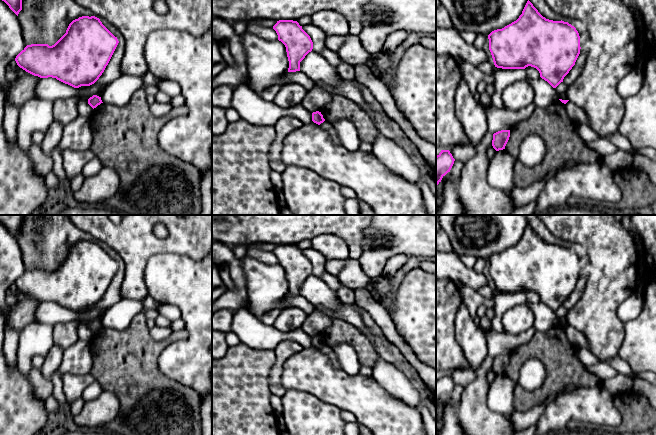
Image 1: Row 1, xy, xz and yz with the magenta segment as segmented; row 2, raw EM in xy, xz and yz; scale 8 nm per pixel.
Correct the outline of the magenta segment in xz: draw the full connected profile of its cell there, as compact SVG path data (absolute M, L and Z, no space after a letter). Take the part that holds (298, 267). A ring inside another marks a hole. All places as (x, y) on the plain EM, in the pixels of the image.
M279 244L273 250L287 276L288 296L300 295L300 286L312 275L313 266L297 245Z

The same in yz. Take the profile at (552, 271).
M529 224L516 245L492 255L488 263L495 291L534 291L553 312L563 306L581 273L574 250L546 243Z

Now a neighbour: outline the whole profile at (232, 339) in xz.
M232 331L226 333L226 342L229 347L237 346L241 343L238 336L236 334L234 334Z

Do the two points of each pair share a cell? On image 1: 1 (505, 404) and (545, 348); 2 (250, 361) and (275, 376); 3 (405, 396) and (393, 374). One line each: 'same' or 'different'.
1: different
2: different
3: same

